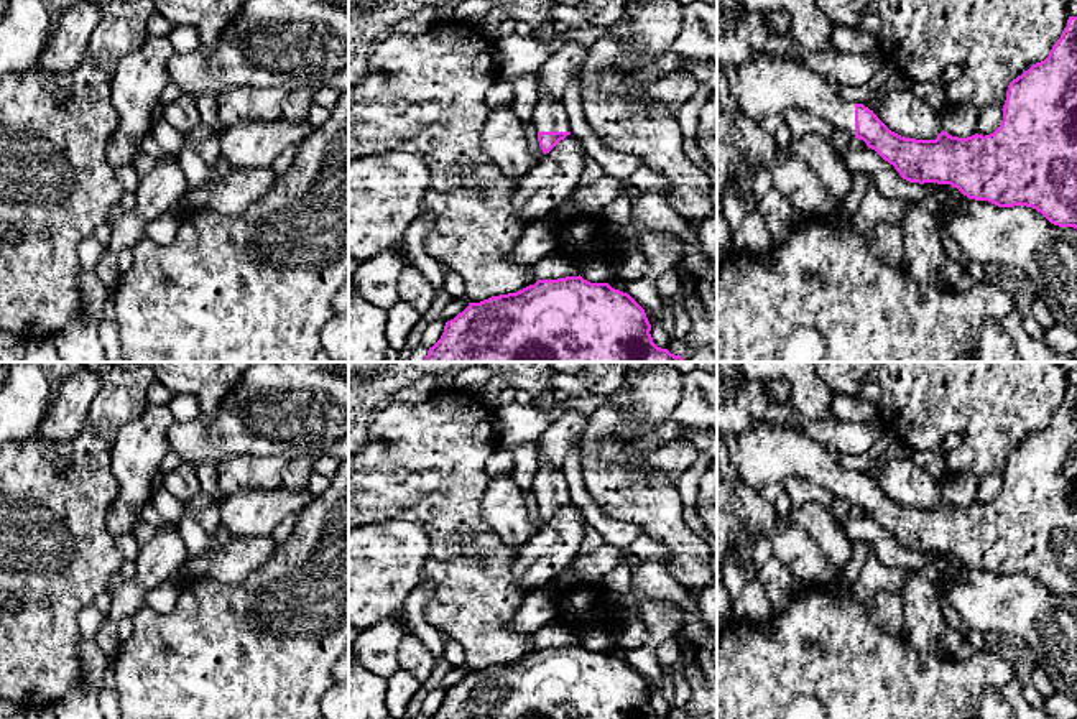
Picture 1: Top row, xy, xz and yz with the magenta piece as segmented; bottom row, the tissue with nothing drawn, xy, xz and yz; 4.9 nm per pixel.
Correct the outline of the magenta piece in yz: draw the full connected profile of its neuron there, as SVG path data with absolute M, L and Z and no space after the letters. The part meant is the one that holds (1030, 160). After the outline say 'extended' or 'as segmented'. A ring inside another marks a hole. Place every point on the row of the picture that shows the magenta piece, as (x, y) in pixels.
M1069 16L1044 61L1010 82L1003 120L985 137L975 133L959 138L942 130L936 140L904 138L891 132L873 110L842 99L817 72L794 61L760 54L742 66L720 67L740 110L756 122L797 107L863 140L909 183L950 184L968 199L998 207L1033 207L1054 225L1077 229L1077 16Z; extended

